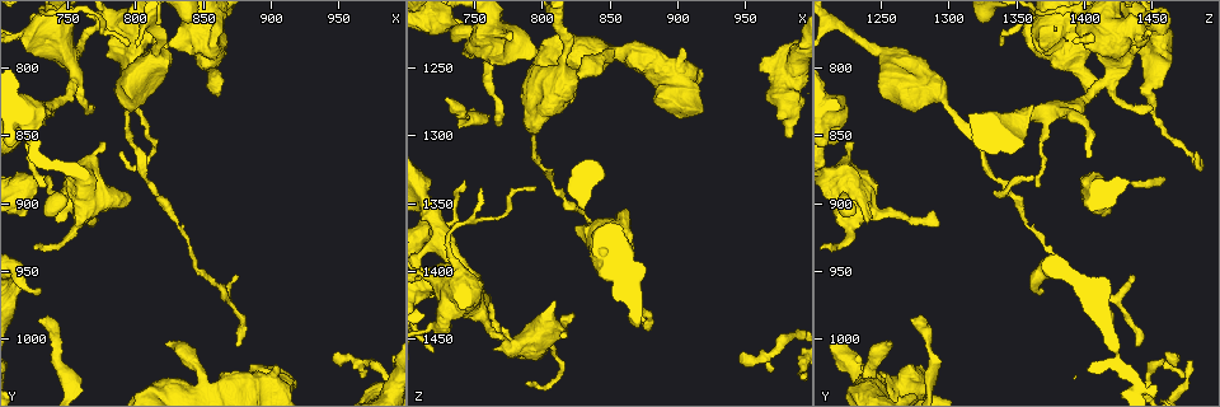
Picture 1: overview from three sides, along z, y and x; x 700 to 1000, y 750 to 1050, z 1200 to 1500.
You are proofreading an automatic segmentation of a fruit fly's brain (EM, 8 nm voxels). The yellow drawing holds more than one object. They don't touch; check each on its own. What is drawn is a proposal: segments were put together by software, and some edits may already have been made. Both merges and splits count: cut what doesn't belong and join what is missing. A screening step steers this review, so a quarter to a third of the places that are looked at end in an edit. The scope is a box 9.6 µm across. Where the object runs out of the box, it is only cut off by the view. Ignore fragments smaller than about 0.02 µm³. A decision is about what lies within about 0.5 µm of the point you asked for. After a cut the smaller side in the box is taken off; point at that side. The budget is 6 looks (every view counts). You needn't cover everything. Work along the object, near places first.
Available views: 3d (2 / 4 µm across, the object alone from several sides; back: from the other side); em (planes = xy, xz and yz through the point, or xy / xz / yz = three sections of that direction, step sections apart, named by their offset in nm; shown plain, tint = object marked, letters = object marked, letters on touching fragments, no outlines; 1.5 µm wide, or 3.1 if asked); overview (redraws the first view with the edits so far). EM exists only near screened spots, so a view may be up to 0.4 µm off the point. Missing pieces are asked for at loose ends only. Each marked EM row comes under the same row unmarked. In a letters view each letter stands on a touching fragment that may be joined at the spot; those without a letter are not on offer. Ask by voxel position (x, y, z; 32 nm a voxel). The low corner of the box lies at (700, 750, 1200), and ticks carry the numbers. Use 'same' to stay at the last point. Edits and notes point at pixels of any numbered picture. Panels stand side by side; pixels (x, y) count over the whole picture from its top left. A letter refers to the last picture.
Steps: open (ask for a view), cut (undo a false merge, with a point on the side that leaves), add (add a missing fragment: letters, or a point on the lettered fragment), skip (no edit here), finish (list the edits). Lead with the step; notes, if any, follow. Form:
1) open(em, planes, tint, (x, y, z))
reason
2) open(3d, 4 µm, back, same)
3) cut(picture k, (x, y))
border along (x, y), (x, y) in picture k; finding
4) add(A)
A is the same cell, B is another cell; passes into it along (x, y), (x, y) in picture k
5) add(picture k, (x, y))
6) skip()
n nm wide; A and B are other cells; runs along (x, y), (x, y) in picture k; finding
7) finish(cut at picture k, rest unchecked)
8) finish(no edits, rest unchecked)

open(em, xz, step 8, tint, (808, 882, 1334))
narrows sharply

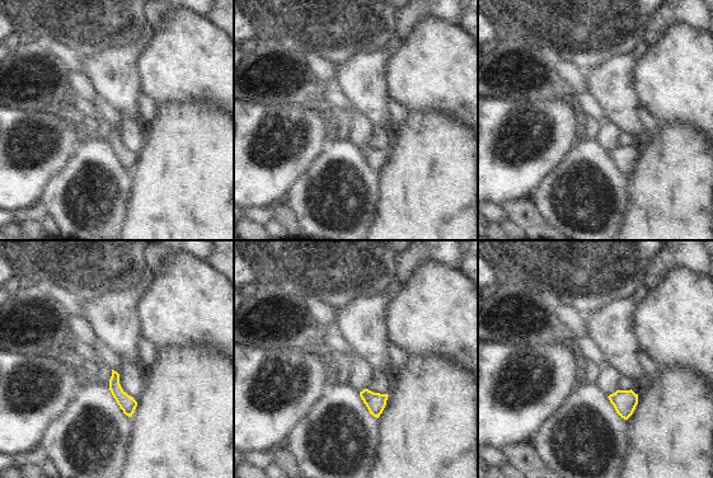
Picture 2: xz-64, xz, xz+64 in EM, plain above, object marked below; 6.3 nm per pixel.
open(em, planes, letters, same)
another direction

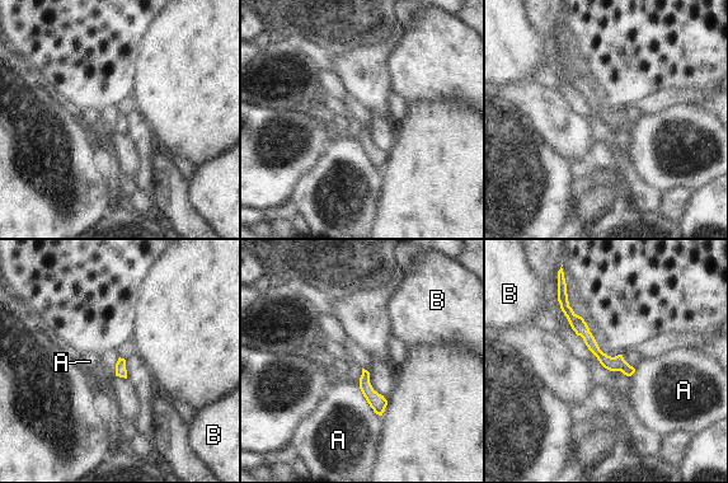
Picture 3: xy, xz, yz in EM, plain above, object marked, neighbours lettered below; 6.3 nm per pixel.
skip()
70 nm wide; A and B are other cells; border along (358, 384), (369, 406), (380, 416) in picture 3; continuous, no second cell

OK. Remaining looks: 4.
open(em, xz, step 4, letters, (780, 856, 1230))
stops while still wide

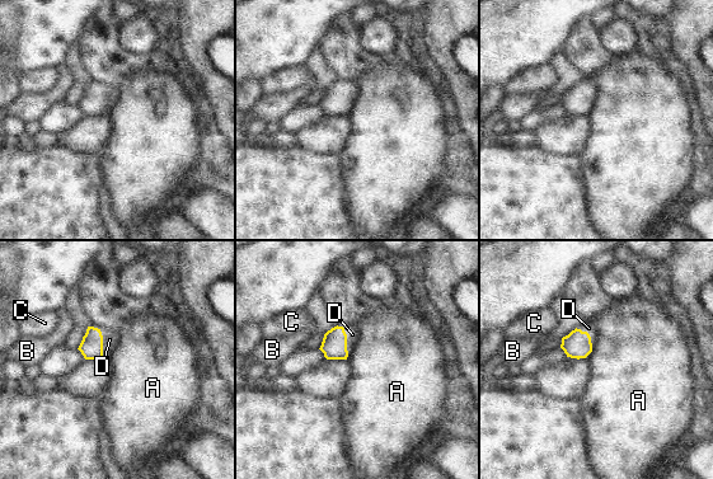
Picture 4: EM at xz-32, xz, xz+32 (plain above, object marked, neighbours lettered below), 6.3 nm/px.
open(em, planes, letters, same)
cut it another way

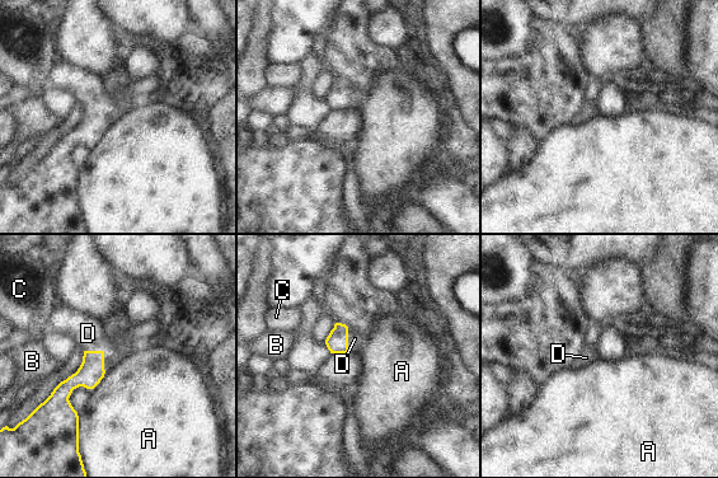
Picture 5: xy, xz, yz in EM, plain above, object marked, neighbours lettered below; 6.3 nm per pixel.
add(D)
D touches over 200 nm; D is the same cell, A, B and C are other cells; passes into it along (92, 370), (103, 354), (88, 333) in picture 5; it goes on there

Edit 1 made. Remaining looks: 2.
finish(add at picture 5, rest unchecked)

